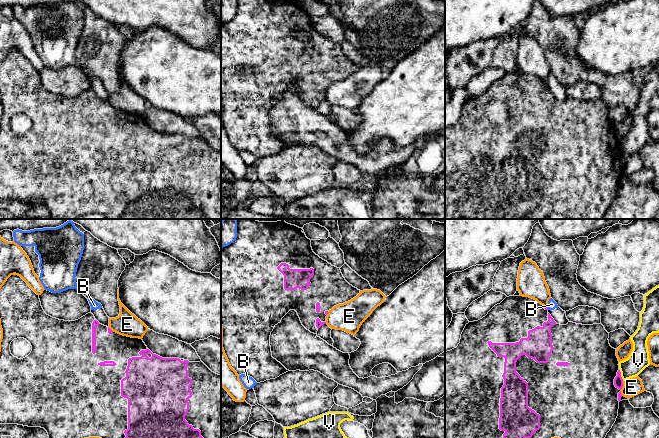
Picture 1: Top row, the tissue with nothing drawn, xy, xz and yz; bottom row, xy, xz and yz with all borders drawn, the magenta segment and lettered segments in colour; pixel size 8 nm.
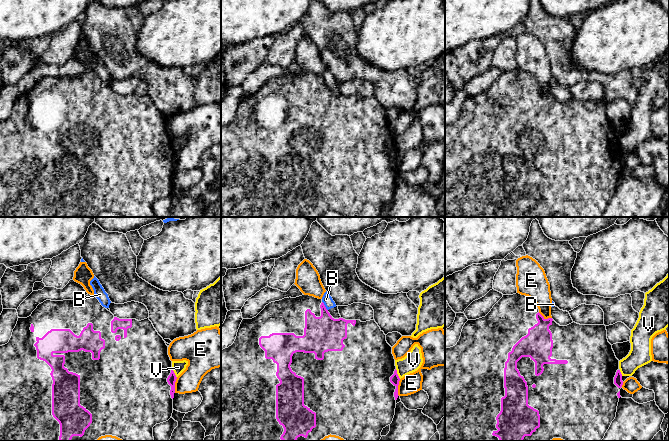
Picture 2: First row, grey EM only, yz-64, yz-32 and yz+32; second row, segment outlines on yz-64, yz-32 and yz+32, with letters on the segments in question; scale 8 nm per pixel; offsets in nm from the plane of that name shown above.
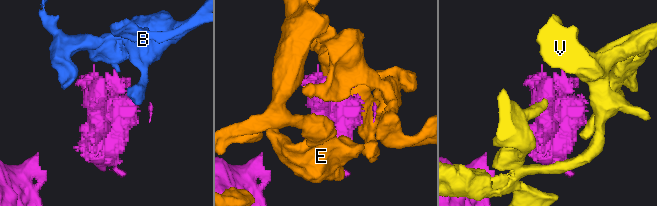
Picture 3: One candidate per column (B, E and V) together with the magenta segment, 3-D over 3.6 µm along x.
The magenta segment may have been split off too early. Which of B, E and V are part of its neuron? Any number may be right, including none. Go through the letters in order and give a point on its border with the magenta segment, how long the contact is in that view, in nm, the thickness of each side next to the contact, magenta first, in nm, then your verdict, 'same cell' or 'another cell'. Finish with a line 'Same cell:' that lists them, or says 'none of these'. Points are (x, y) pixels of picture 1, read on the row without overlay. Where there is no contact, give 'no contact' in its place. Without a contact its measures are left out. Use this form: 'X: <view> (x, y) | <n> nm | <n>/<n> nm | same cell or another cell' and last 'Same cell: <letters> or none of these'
B: yz (547, 84) | 30 nm | 20/70 nm | another cell
E: yz (622, 161) | 80 nm | 80/140 nm | another cell
V: yz (620, 151) | 90 nm | 80/170 nm | another cell
Same cell: none of these

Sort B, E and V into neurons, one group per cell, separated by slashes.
B / E / V

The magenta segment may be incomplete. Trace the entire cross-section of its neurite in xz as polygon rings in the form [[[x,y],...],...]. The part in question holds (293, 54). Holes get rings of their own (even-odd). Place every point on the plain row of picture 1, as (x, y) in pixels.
[[[237,0],[236,16],[221,24],[223,124],[237,150],[248,151],[257,159],[275,155],[289,147],[272,133],[270,111],[290,86],[295,86],[302,101],[316,110],[326,100],[329,86],[350,77],[360,69],[360,66],[345,56],[340,44],[332,42],[313,28],[311,16],[302,6],[291,0]]]

